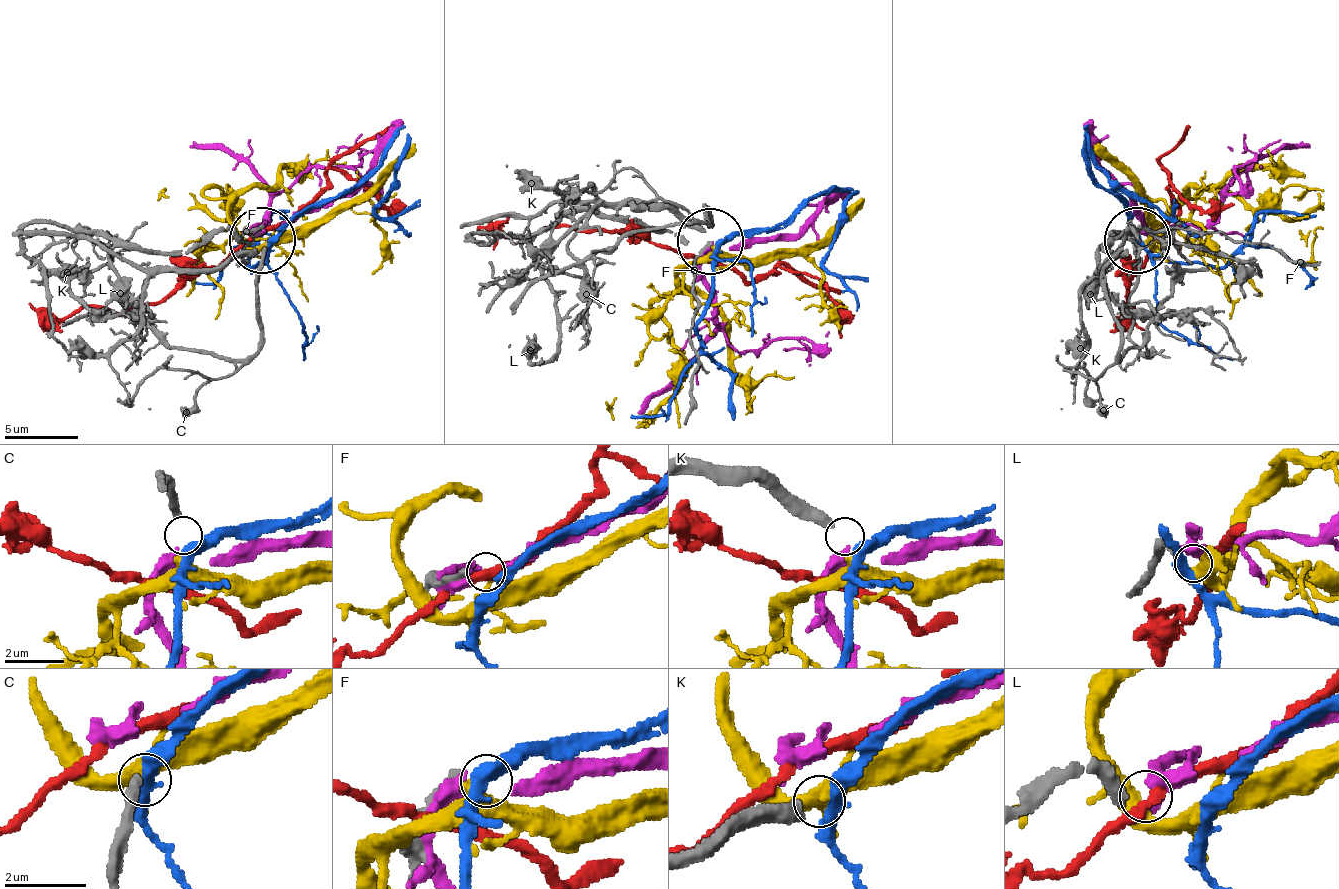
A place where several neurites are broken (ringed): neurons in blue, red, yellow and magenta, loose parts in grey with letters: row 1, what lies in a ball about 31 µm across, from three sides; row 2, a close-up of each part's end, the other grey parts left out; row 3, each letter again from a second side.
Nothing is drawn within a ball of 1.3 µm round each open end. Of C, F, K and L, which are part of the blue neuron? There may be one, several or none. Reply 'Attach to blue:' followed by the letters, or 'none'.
Attach to blue: C

